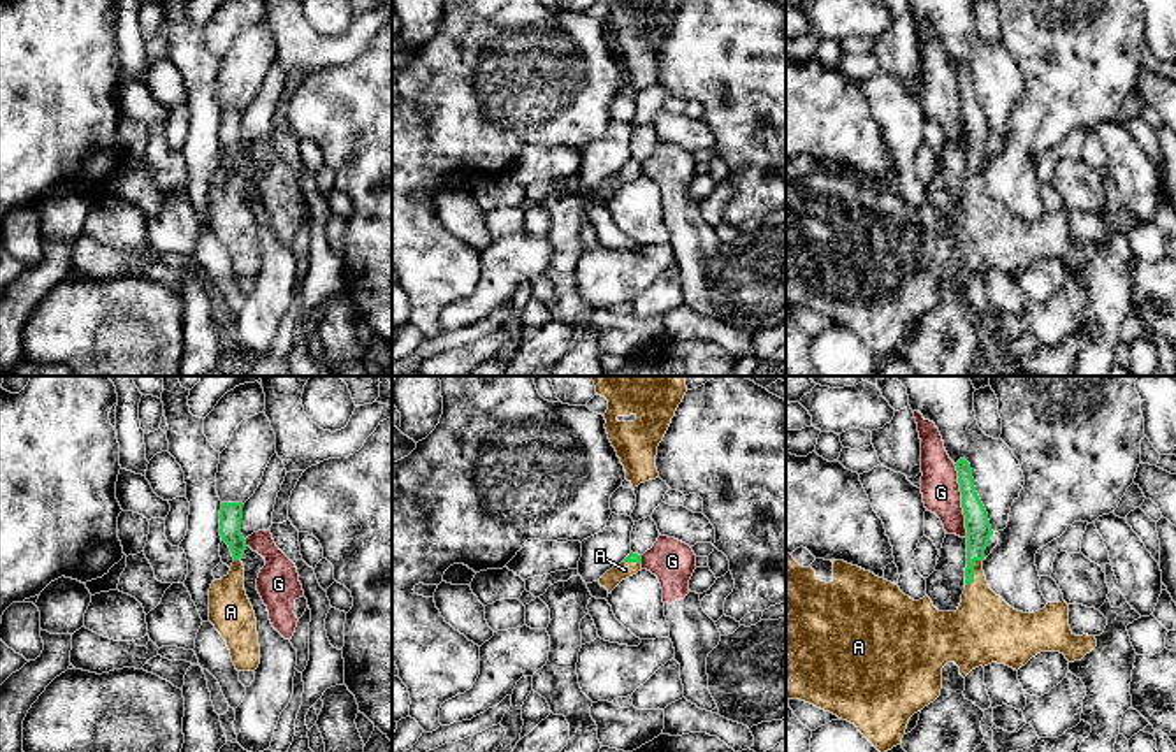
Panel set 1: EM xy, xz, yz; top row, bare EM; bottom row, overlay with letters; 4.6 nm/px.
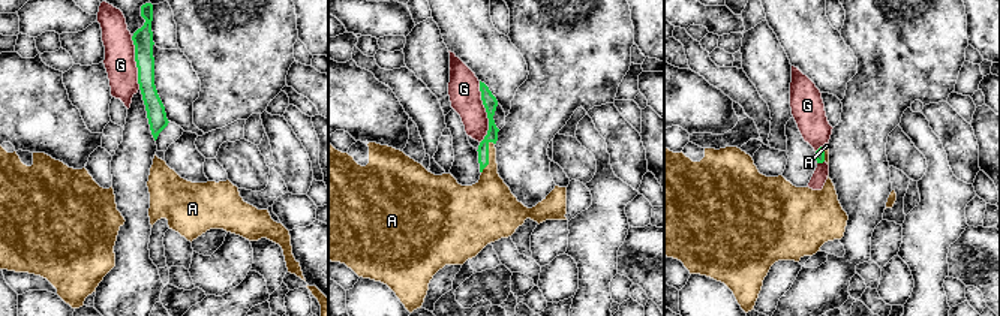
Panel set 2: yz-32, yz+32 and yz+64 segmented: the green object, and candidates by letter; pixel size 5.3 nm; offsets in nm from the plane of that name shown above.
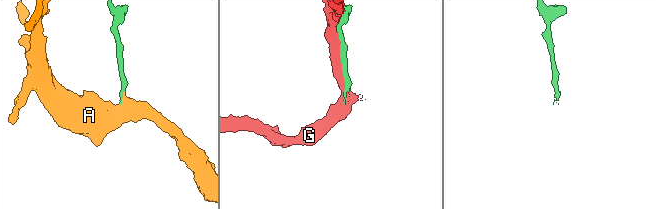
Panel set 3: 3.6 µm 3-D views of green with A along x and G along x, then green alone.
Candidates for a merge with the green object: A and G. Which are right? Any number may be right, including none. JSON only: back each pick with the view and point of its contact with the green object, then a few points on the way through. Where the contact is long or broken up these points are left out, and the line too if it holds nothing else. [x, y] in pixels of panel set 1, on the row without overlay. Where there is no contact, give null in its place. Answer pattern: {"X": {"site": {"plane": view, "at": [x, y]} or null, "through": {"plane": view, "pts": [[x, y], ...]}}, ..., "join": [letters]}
{"A": {"site": {"plane": "yz", "at": [972, 178]}, "through": {"plane": "yz", "pts": [[978, 132], [972, 178], [985, 231]]}}, "join": ["A"]}

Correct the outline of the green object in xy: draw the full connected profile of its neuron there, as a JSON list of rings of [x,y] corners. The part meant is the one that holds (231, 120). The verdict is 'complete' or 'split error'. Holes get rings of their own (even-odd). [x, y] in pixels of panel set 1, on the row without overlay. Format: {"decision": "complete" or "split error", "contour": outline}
{"decision": "split error", "contour": [[[221,109],[220,142],[232,158],[234,169],[227,183],[211,190],[209,228],[227,248],[237,278],[255,278],[260,271],[260,251],[253,213],[244,197],[241,163],[246,146],[241,141],[243,109]]]}

